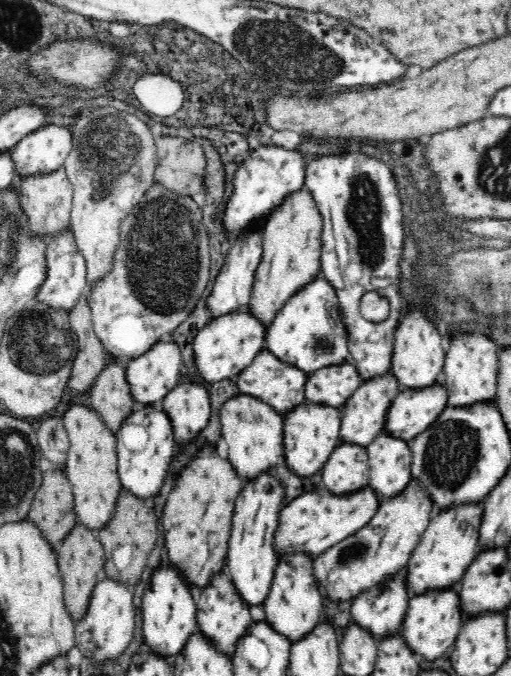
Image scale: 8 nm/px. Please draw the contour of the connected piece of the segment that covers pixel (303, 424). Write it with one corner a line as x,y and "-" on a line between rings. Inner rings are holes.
310,403
298,405
284,421
284,457
288,471
300,480
310,480
320,472
338,446
340,411

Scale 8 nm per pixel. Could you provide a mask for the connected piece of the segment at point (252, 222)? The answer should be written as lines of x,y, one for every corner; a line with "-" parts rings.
264,145
252,150
249,159
234,174
234,189
221,218
224,234
240,234
236,240
256,238
272,213
294,192
305,187
305,165
298,152

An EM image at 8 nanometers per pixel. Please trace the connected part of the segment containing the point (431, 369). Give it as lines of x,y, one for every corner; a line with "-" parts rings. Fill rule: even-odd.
418,309
406,310
406,314
409,319
400,321
396,332
390,374
396,379
398,389
402,391
432,390
441,383
447,351
445,340
440,337
440,333
432,323
425,317
420,317

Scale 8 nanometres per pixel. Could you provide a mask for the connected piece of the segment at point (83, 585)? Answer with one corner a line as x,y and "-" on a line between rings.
76,524
70,536
62,541
57,553
57,565
63,582
65,607
74,621
82,621
88,612
96,585
105,578
105,552
95,534

